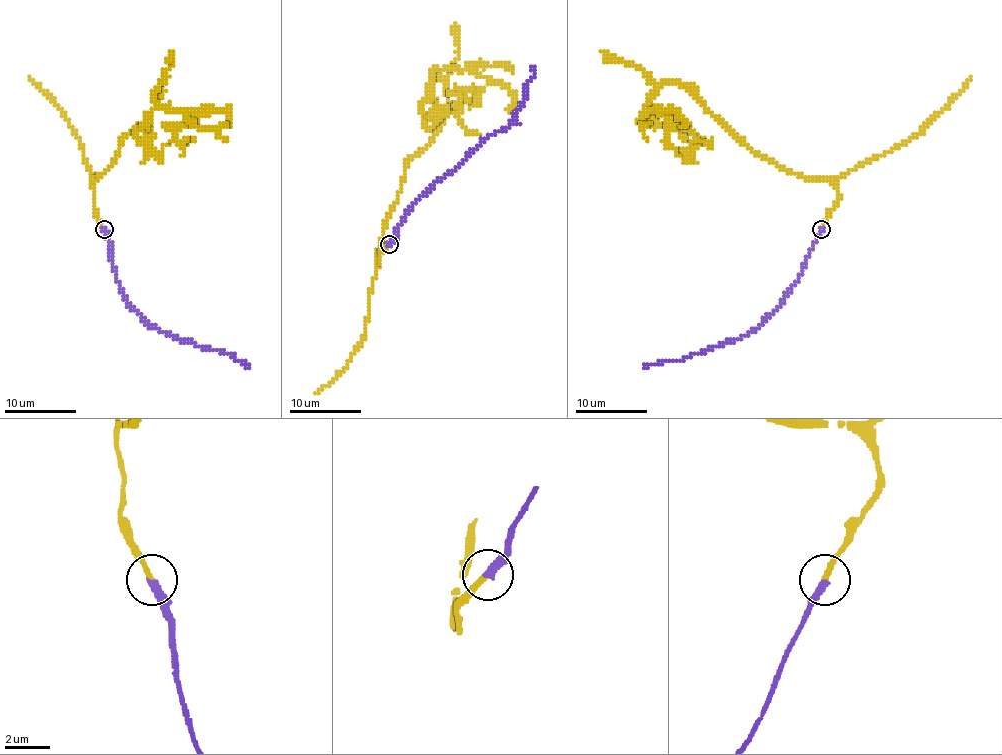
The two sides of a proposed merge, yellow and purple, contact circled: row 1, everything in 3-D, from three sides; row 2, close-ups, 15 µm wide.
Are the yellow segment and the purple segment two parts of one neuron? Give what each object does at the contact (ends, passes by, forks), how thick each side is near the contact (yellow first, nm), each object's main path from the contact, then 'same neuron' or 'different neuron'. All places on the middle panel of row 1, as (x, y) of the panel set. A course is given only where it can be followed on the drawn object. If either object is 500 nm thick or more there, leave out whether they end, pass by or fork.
yellow ends; purple ends; calibres 240 and 360 nm; course yellow (389, 243), (379, 261), (406, 166), (443, 119), (434, 72), (434, 116), (458, 116), (460, 90), (467, 101); course purple (389, 243), (406, 213), (485, 139), (508, 124), (524, 99), (526, 83), (533, 74), (531, 67); same neuron

